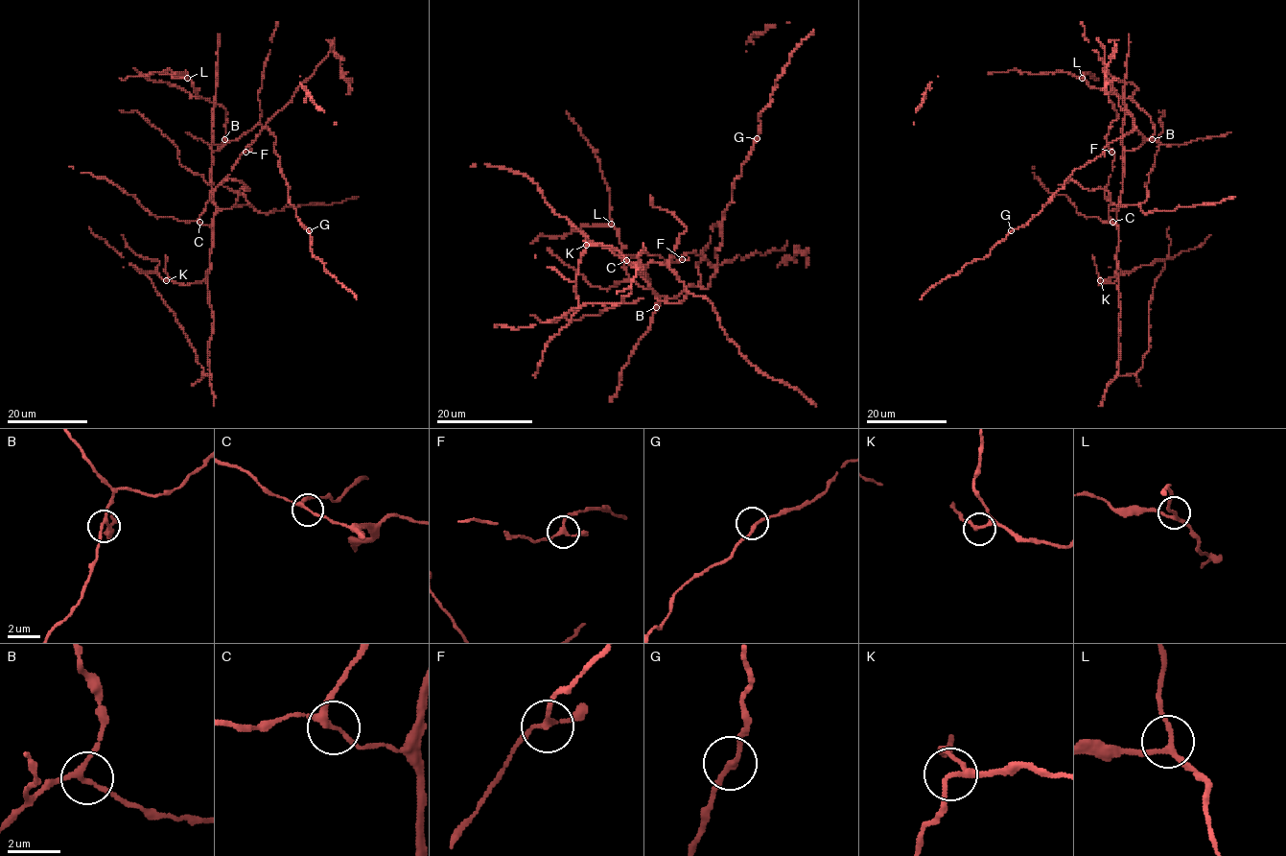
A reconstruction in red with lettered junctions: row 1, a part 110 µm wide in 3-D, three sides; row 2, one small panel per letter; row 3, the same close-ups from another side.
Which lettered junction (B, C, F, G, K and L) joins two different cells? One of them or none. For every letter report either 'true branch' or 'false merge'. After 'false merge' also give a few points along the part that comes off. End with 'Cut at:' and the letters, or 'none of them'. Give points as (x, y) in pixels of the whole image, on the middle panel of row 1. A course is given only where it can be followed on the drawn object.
B: true branch
C: true branch
F: true branch
G: true branch
K: true branch
L: true branch
Cut at: none of them

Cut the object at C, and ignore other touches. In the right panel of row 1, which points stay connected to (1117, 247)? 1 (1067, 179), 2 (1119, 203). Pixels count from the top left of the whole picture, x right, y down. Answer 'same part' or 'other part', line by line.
1: same part
2: same part

